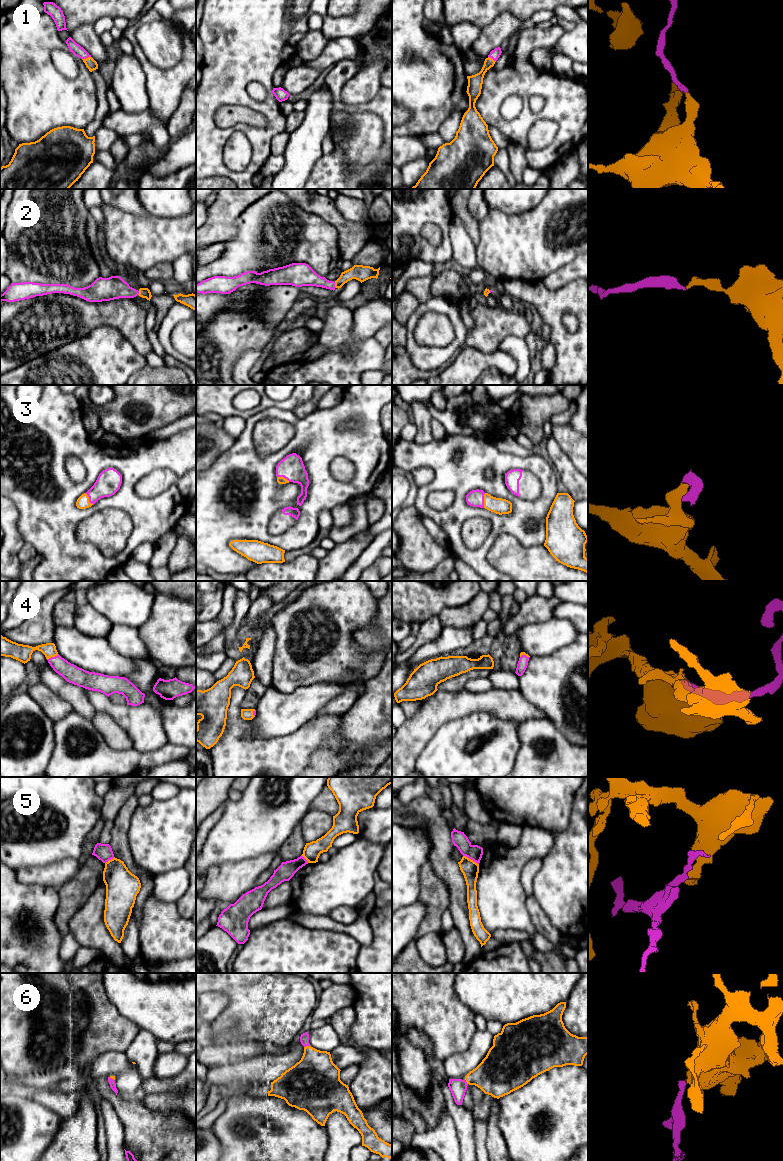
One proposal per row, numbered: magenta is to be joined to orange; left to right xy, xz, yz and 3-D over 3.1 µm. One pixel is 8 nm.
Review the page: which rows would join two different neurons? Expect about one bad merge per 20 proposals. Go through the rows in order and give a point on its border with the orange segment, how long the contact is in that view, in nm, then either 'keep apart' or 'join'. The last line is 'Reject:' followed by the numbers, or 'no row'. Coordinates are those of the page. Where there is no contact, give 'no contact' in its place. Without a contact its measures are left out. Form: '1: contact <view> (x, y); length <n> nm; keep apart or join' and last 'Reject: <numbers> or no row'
1: contact xy (86, 58); length 80 nm; join
2: contact xz (335, 285); length 50 nm; join
3: contact yz (484, 500); length 120 nm; join
4: contact xy (52, 656); length 100 nm; join
5: contact yz (470, 859); length 150 nm; keep apart
6: contact xz (306, 1046); length 40 nm; join
Reject: 5

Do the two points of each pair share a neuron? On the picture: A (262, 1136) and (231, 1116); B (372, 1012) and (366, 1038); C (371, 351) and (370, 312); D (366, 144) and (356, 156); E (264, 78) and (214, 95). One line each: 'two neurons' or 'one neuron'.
A: one neuron
B: one neuron
C: two neurons
D: one neuron
E: one neuron

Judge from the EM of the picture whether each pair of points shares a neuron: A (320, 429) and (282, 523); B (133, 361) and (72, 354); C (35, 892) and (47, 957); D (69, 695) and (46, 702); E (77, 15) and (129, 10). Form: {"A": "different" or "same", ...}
{"A": "different", "B": "same", "C": "same", "D": "different", "E": "same"}

